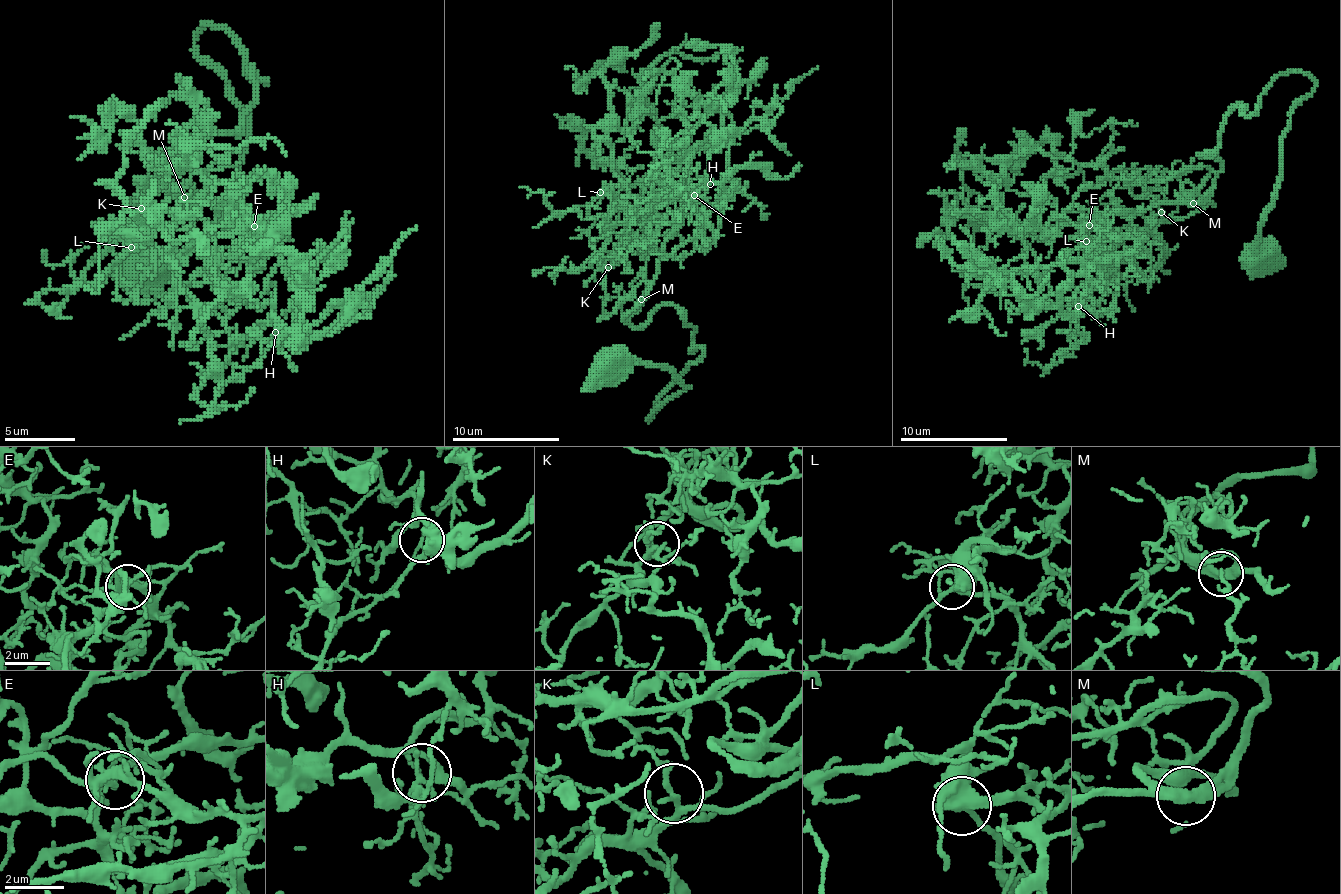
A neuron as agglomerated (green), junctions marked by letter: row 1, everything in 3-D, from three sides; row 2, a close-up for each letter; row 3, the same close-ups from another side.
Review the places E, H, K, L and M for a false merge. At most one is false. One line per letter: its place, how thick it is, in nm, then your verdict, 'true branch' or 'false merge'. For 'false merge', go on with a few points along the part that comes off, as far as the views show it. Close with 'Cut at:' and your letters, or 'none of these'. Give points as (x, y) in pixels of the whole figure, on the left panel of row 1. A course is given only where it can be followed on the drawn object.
E: (254, 226) | 280 nm | true branch
H: (275, 332) | 150 nm | true branch
K: (141, 208) | 150 nm | true branch
L: (131, 247) | 400 nm | true branch
M: (184, 197) | 360 nm | true branch
Cut at: none of these

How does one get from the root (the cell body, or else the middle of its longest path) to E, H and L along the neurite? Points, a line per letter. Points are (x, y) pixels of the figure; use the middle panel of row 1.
E: (611, 367), (664, 364), (689, 386), (648, 420), (702, 351), (673, 305), (640, 327), (624, 316), (694, 195)
H: (611, 367), (689, 386), (648, 420), (702, 351), (673, 305), (624, 316), (694, 198), (715, 241), (710, 184)
L: (611, 367), (664, 364), (689, 386), (648, 420), (702, 351), (673, 305), (640, 327), (603, 308), (600, 192)

